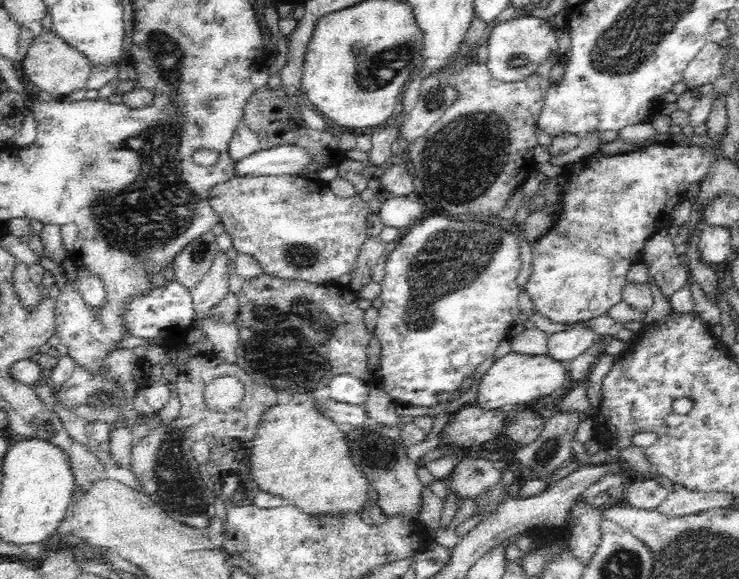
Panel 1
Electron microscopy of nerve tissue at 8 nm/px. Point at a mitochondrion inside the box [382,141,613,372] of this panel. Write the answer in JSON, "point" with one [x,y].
{"point":[450,261]}

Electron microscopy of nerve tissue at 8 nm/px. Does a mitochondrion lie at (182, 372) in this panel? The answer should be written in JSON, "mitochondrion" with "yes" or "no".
{"mitochondrion":"no"}

